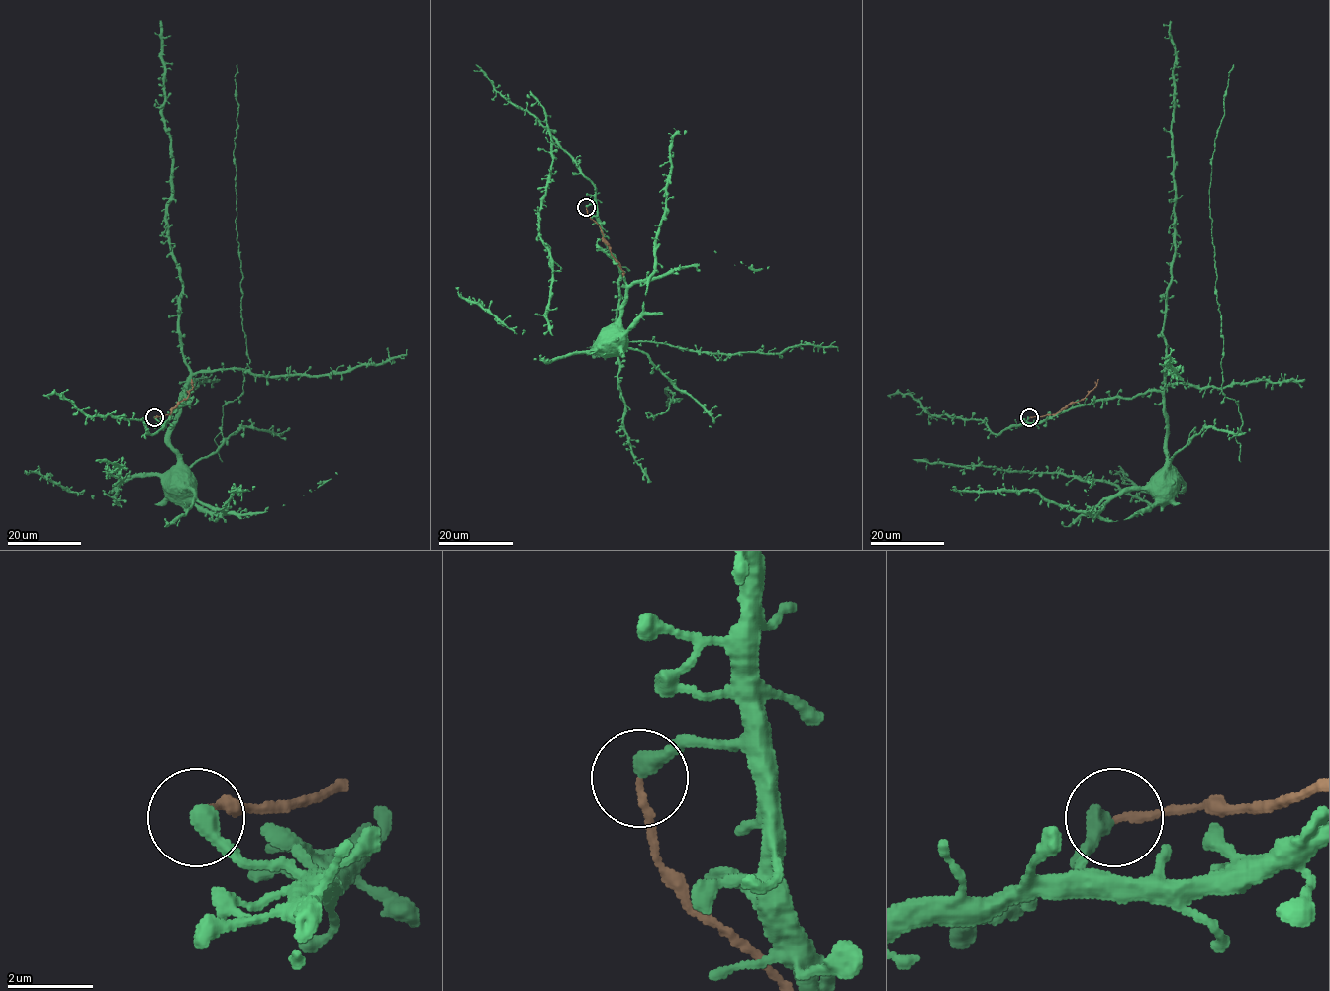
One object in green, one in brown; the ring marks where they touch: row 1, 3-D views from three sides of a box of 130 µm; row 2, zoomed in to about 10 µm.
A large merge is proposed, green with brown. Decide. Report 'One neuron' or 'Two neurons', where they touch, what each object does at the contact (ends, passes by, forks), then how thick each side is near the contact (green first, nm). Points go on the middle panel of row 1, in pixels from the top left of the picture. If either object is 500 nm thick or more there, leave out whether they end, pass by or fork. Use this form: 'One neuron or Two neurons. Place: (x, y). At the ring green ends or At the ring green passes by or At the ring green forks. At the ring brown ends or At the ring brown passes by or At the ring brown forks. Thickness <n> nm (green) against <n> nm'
Two neurons. Place: (586, 207). At the ring green ends. At the ring brown ends. Thickness 440 nm (green) against 170 nm

